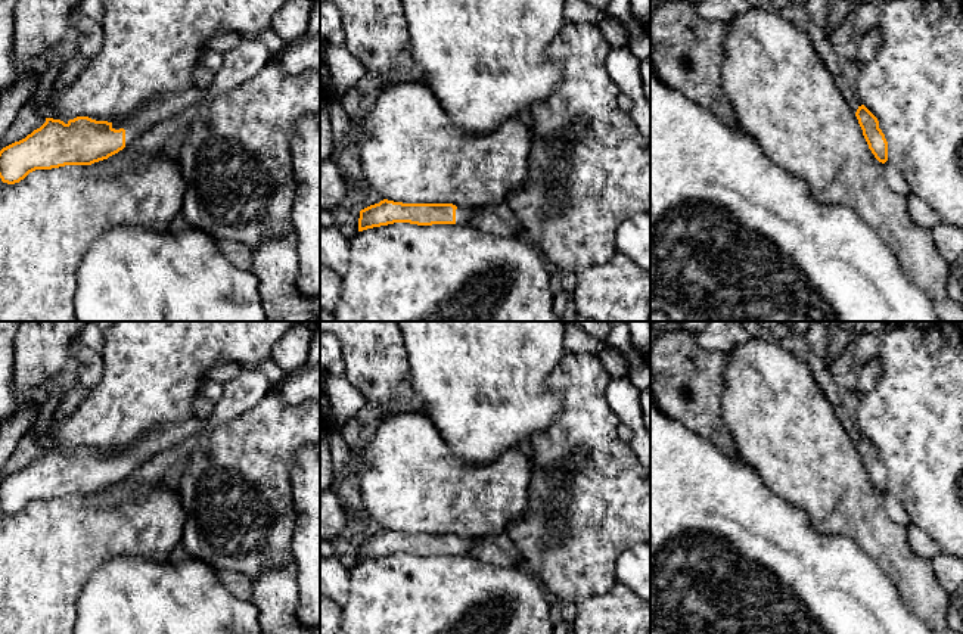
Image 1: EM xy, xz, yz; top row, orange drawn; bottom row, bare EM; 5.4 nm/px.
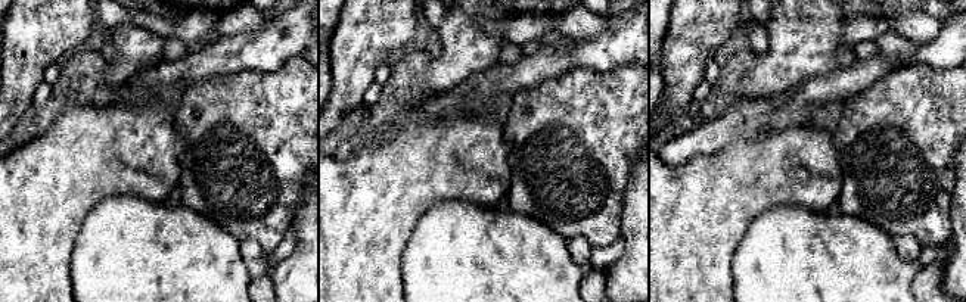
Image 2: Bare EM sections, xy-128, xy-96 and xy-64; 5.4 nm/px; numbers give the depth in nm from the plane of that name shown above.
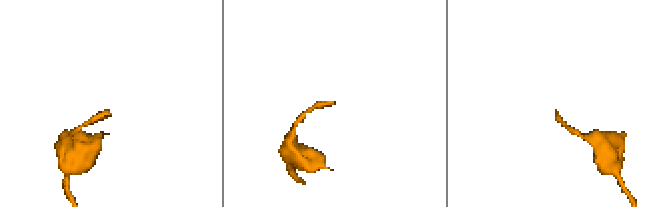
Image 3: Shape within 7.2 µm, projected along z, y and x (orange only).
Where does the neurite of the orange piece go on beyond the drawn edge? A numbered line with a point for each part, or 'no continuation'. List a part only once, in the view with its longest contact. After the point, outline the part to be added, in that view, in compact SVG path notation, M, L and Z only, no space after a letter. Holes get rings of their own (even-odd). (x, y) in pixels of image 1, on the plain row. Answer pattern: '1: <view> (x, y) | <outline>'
1: xy (161, 438) | M198 416L189 417L181 423L171 423L158 426L147 433L145 433L134 444L115 451L112 459L125 460L125 476L131 475L142 463L152 459L156 453L165 451L183 439L198 433L204 429L208 419L201 419Z

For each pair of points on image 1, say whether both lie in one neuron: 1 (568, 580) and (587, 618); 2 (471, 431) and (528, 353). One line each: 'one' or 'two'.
1: two
2: one

